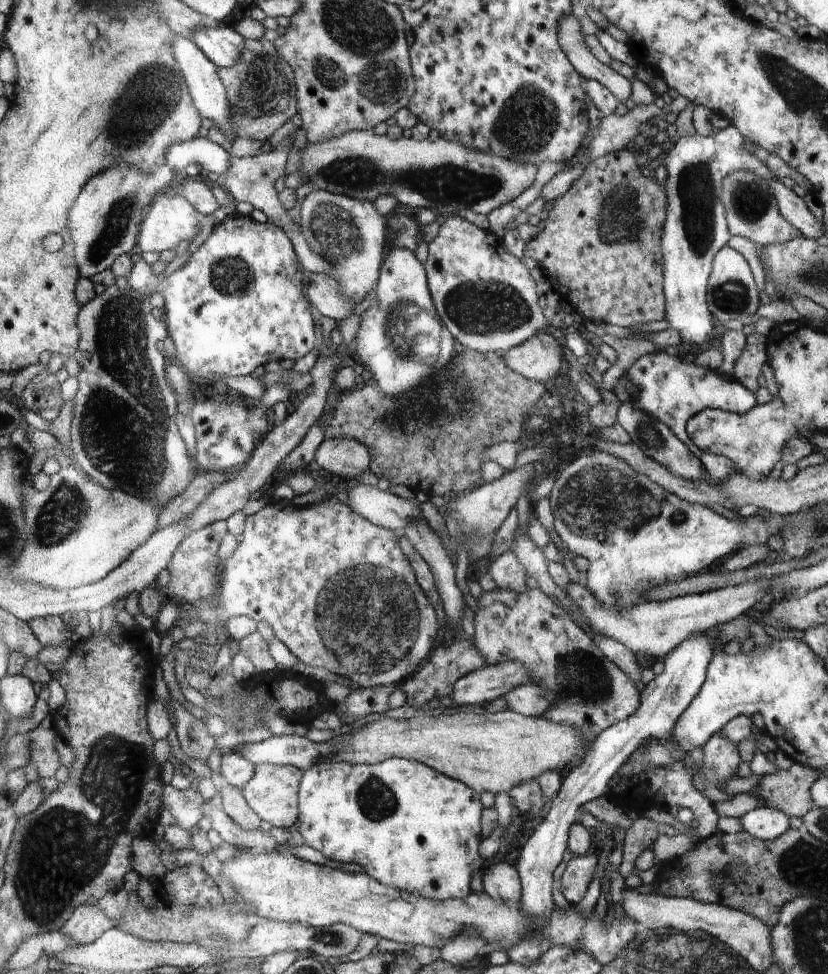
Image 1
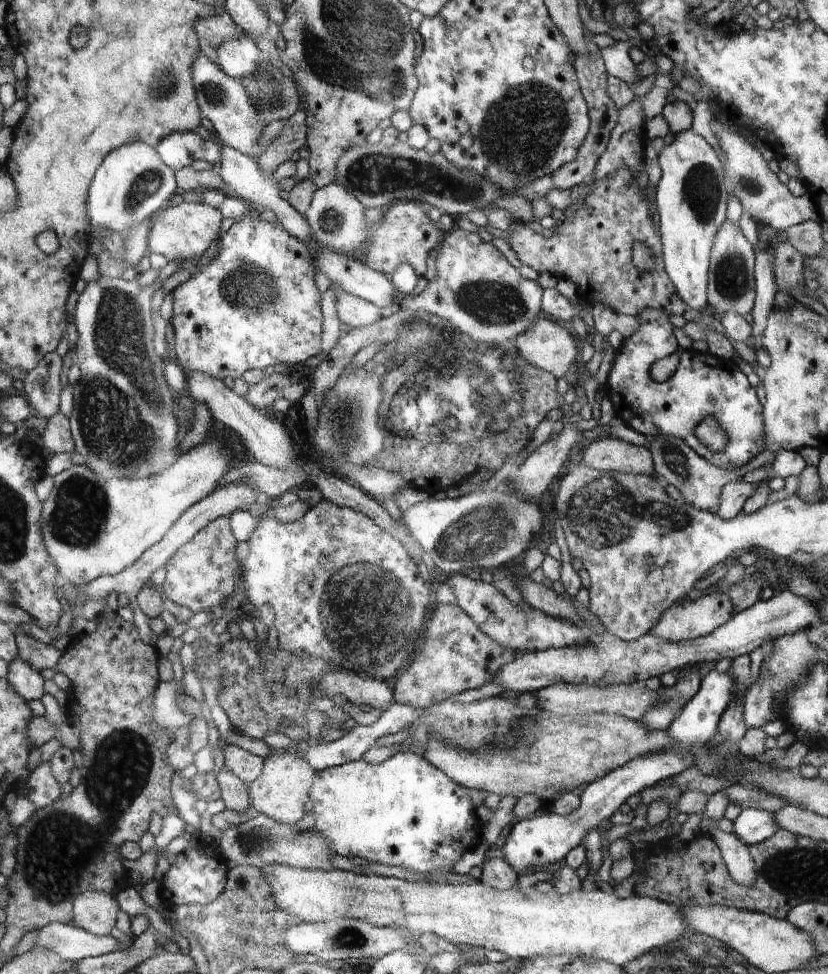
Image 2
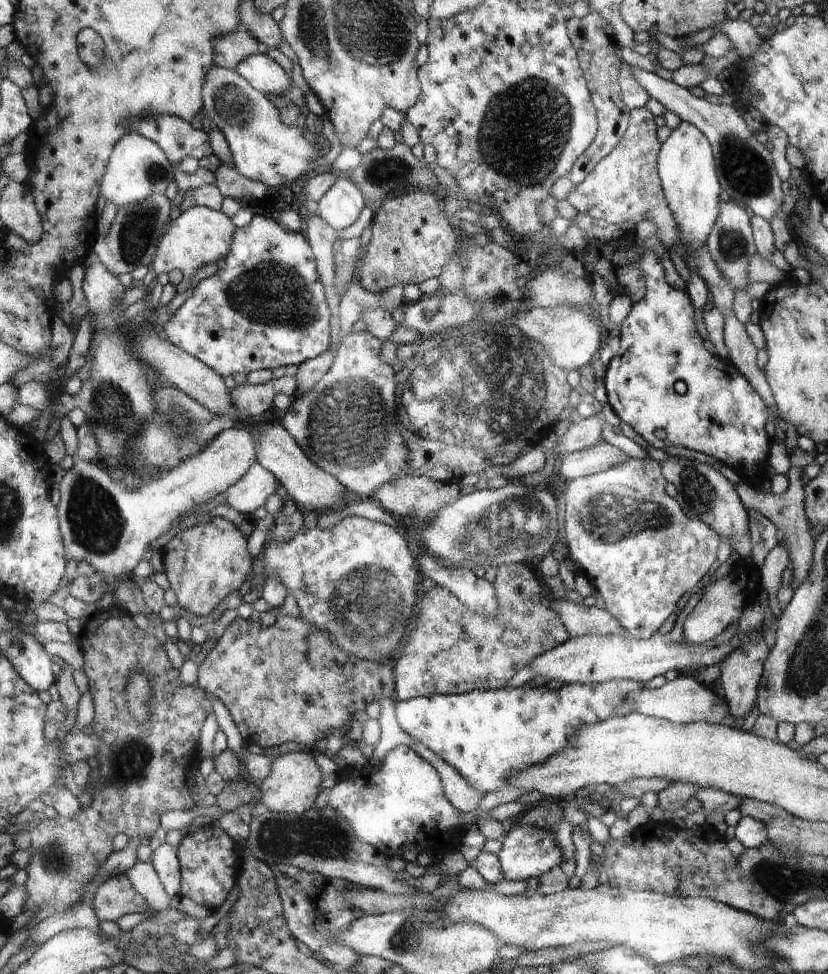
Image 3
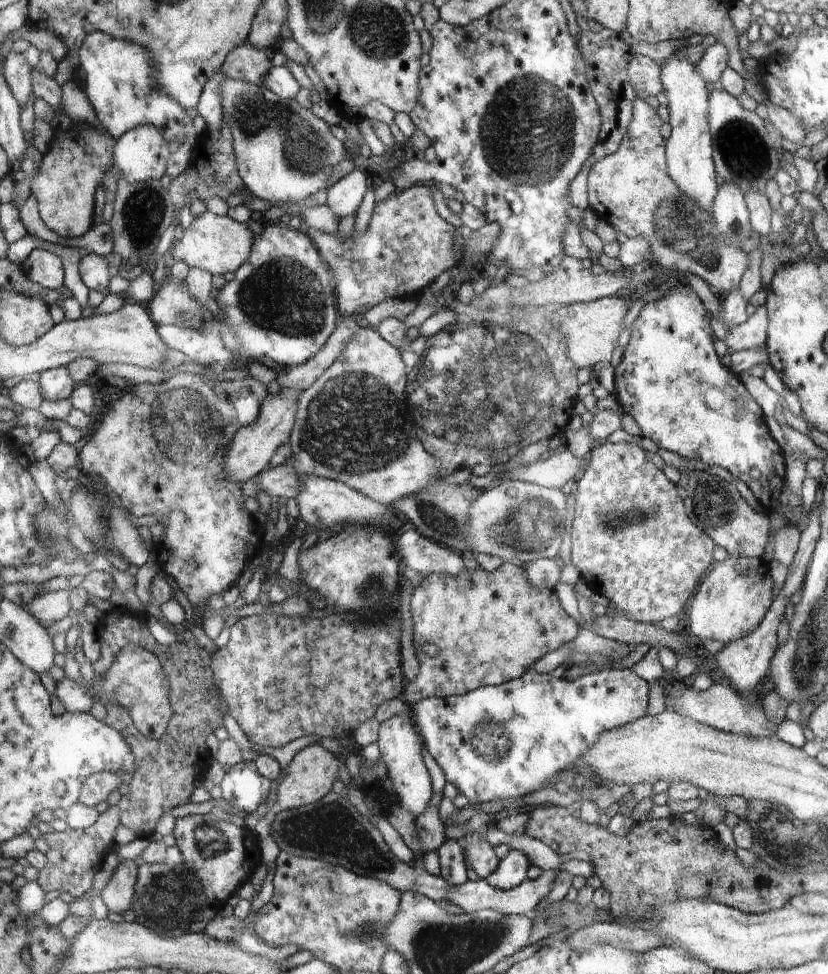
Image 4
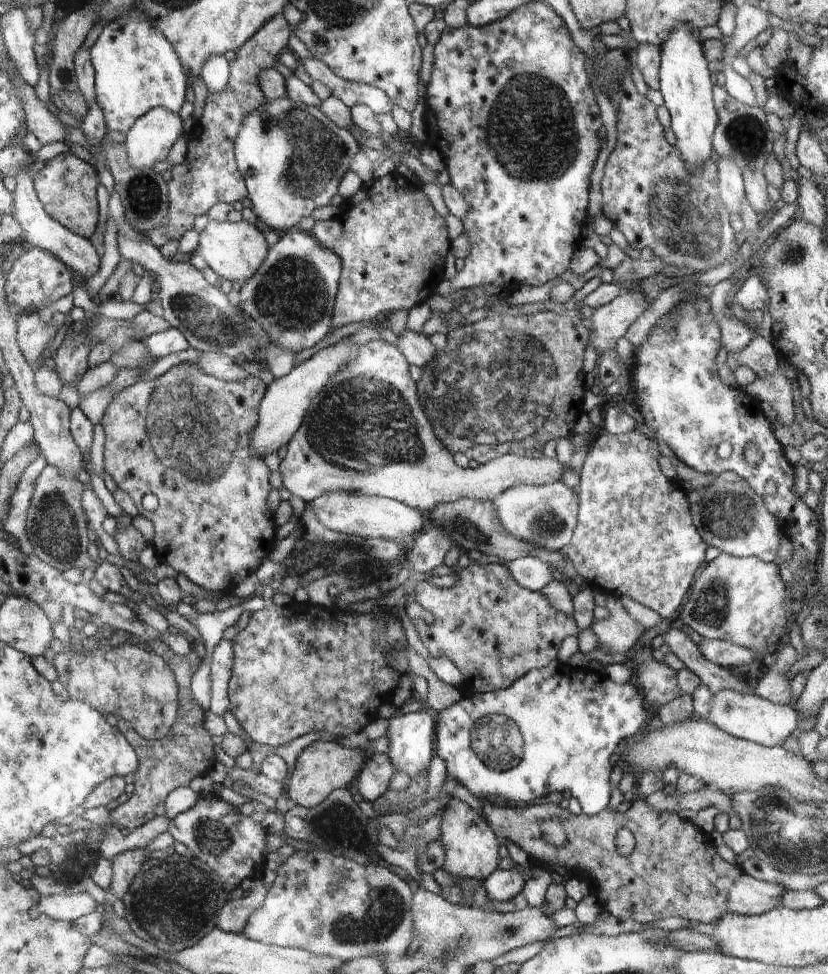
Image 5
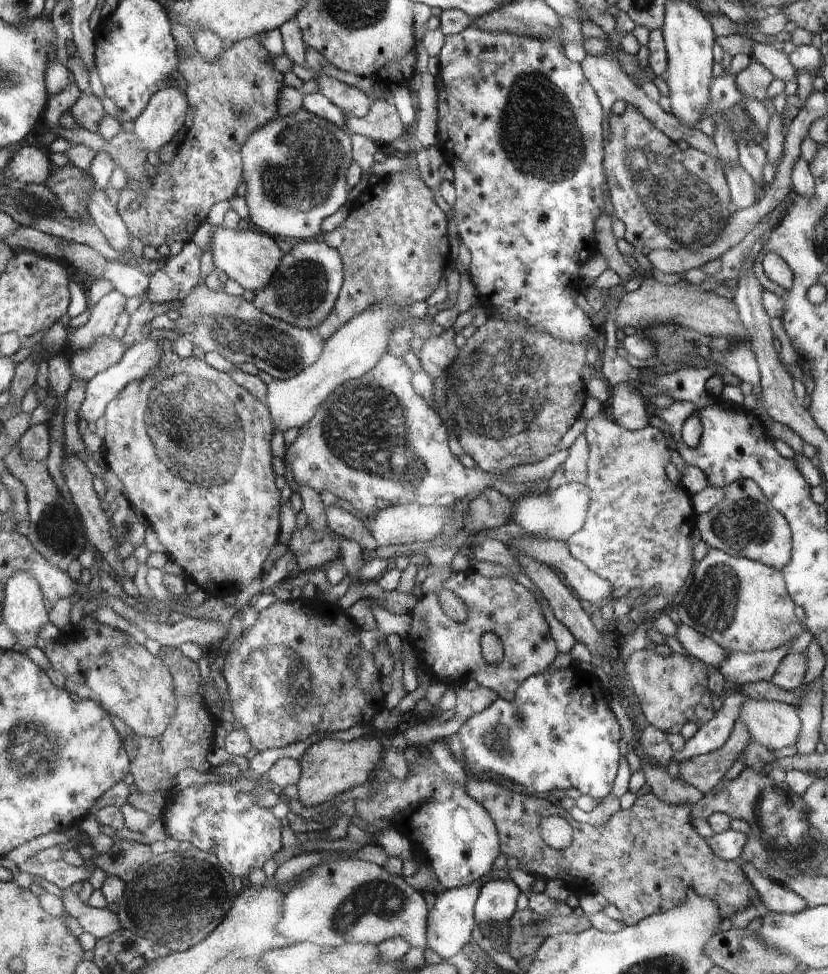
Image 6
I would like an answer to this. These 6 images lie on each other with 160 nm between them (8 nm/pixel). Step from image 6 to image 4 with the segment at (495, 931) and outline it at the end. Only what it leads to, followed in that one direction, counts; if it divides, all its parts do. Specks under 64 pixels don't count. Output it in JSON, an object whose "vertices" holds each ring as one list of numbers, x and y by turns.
{"vertices":[[510,849,505,858,500,862,497,871,485,882,499,890,510,890,517,888,526,880,526,871,531,865,529,858,520,850]]}

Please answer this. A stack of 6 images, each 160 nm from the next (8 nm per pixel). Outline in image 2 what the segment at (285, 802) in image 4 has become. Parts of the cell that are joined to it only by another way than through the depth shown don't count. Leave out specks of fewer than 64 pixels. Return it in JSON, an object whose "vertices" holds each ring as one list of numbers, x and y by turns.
{"vertices":[[294,750,273,751,263,759,262,774,249,784,249,799,258,813,265,814,280,824,296,825,309,811,310,790,315,770]]}

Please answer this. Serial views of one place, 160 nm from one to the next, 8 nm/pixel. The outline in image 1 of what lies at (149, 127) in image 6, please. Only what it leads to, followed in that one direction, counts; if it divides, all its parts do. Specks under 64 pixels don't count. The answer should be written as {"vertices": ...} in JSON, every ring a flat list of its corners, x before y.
{"vertices":[[118,164,110,168,110,172,102,172,102,176,94,176,90,184,86,183,86,192,77,198,70,211,70,226,73,239,76,241,76,257,78,268,84,278,92,278,114,264,114,260,130,252,138,240,142,224,142,208,153,202,154,196,164,190,164,186,172,185,174,172,169,165,158,167,147,175,136,167]]}

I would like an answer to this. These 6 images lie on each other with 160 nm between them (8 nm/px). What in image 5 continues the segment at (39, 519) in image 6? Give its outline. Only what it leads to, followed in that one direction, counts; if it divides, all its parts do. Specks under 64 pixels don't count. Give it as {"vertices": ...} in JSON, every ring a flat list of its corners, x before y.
{"vertices":[[47,464,36,480,26,514,25,532,34,554,44,564,61,573,71,568,92,571,98,568,98,564,92,562,87,552,87,546,92,542,92,534,81,506,81,495,85,487,85,484,72,479,72,476,64,476,56,466]]}

